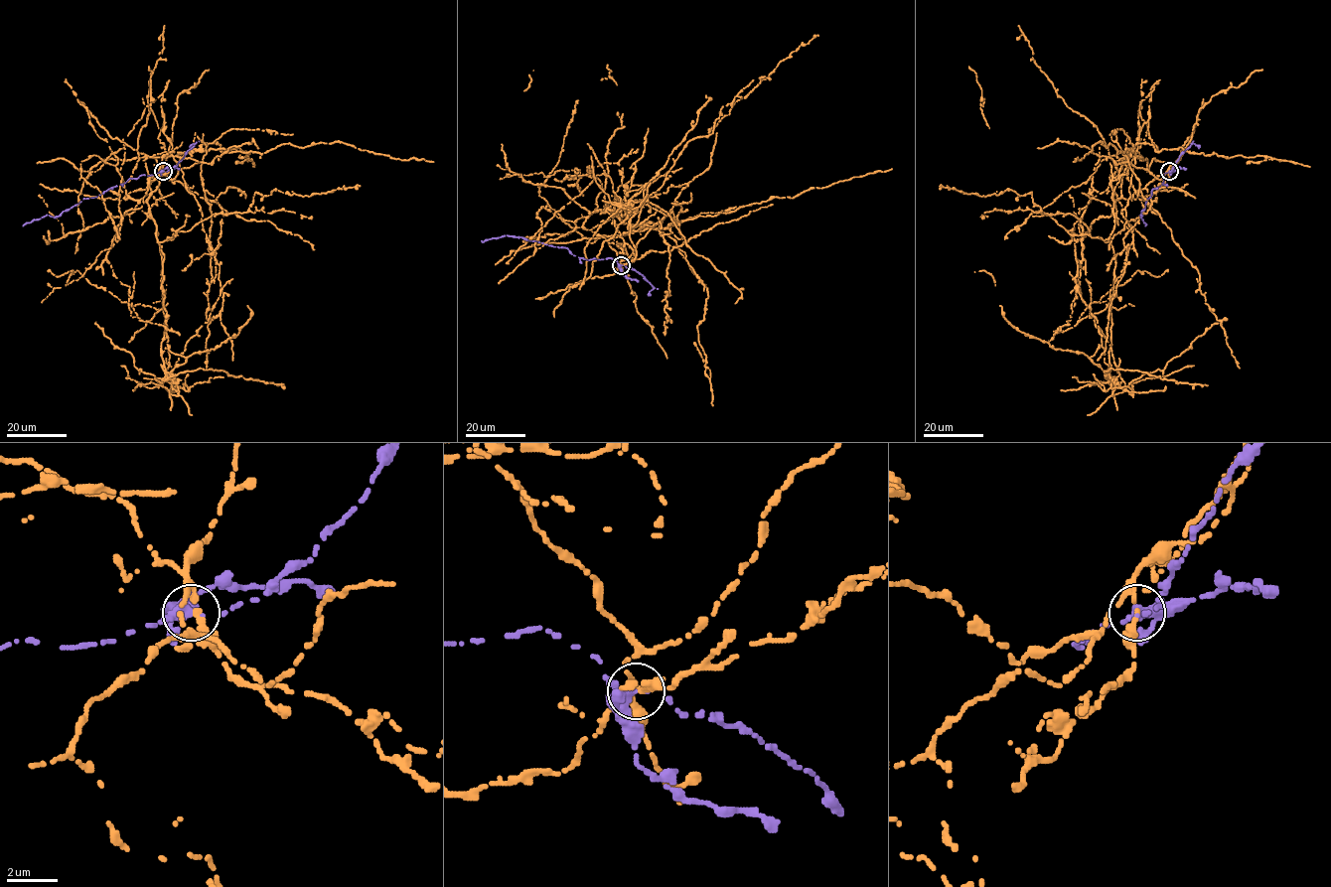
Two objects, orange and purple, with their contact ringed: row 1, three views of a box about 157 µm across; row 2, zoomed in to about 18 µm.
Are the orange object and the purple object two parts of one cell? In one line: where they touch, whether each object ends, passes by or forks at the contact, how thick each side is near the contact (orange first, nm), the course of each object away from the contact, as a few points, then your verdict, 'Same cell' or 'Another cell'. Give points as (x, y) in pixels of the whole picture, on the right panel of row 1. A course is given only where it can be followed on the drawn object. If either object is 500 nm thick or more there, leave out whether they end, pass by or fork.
Place: (1169, 171). At the ring orange forks. At the ring purple forks. Thickness 200 nm (orange) against 280 nm. Course of orange: (1169, 171), (1126, 199), (1112, 195), (1109, 371), (1125, 390), (1111, 347), (1078, 292), (1075, 246). Course of purple: (1169, 171), (1162, 175), (1164, 179), (1160, 187), (1154, 188), (1139, 216), (1145, 225). Another cell

